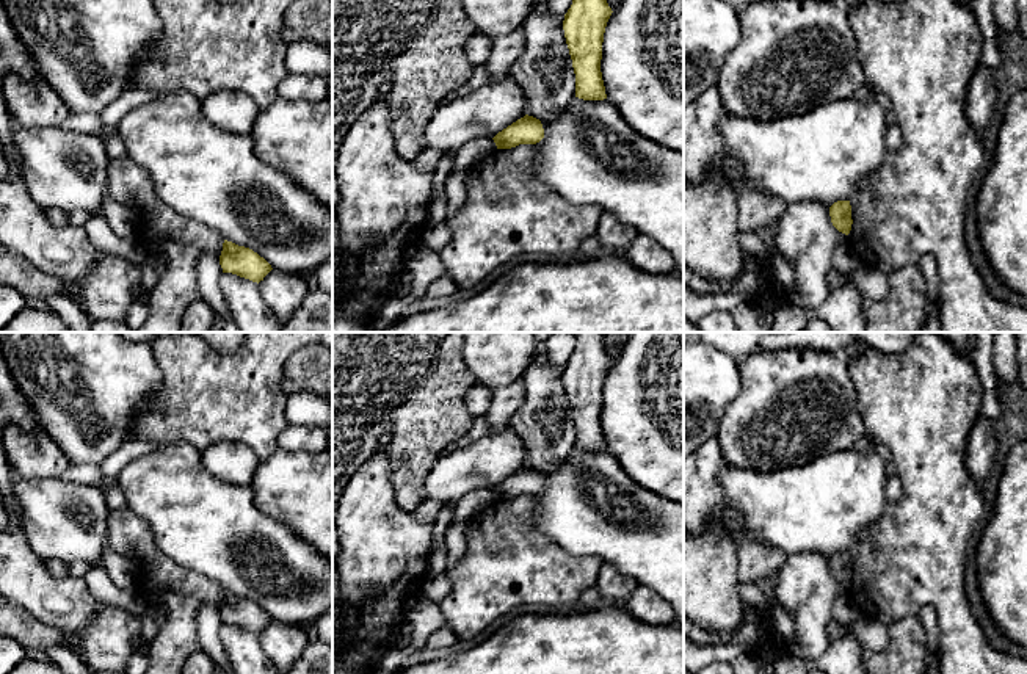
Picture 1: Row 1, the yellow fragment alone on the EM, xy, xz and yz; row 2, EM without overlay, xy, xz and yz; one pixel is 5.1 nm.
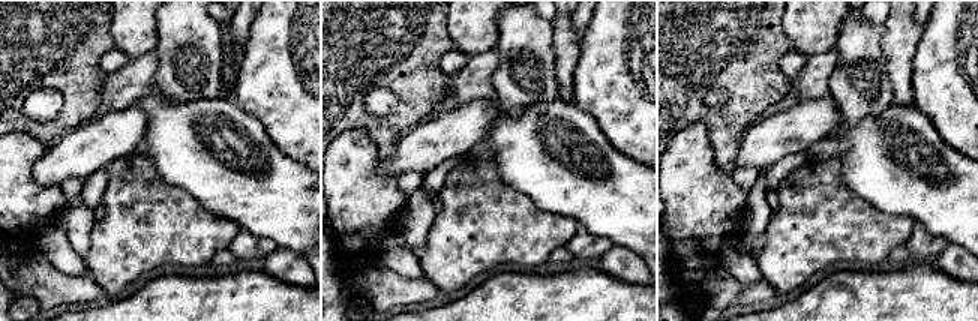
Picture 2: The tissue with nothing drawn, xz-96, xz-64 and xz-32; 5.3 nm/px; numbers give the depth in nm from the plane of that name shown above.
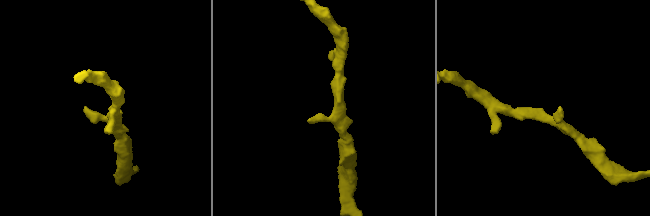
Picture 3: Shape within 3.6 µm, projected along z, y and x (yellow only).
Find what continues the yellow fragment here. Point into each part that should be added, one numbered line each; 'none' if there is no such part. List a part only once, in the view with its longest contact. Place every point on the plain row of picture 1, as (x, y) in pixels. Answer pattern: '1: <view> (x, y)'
none

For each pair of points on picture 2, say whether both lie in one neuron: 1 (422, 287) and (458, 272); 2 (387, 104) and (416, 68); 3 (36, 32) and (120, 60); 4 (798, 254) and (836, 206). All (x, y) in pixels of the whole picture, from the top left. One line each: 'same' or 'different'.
1: different
2: different
3: different
4: same

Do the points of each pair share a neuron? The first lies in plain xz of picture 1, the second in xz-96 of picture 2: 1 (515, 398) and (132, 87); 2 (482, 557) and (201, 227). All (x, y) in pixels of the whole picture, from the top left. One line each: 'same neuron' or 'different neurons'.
1: same neuron
2: same neuron

